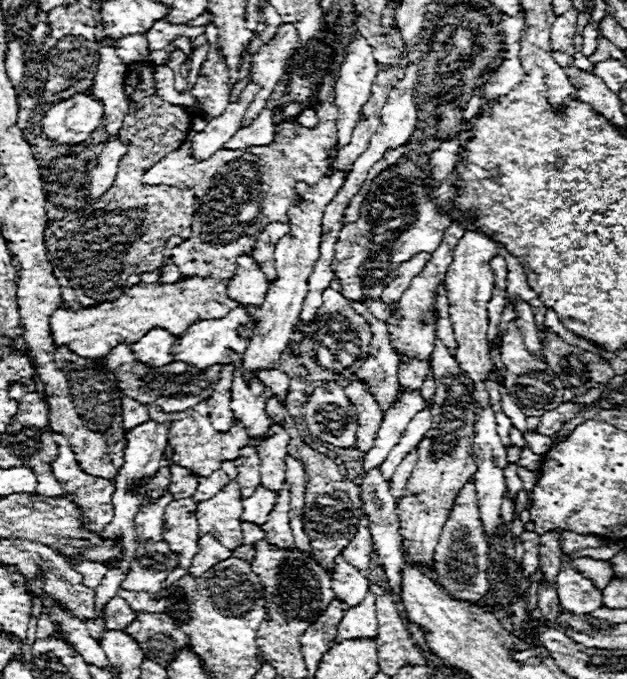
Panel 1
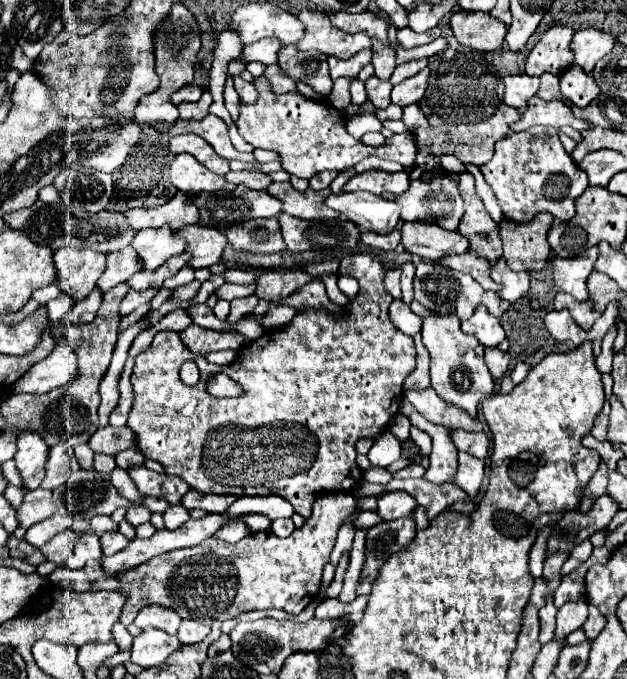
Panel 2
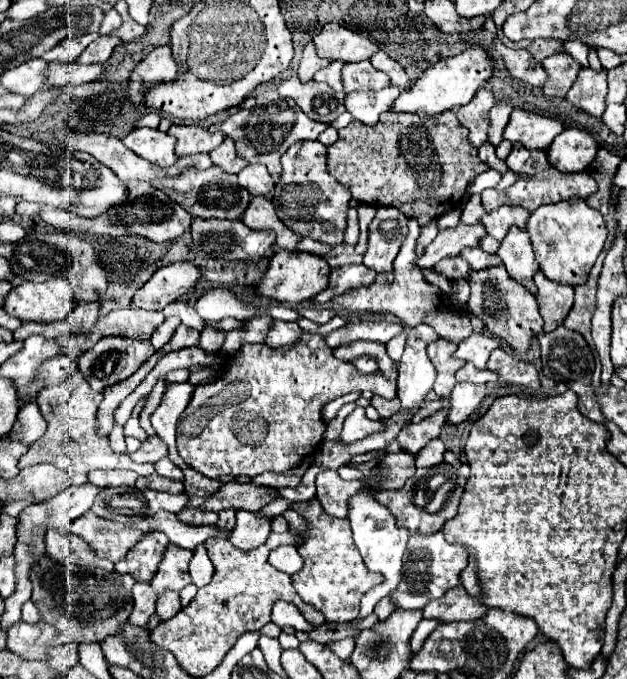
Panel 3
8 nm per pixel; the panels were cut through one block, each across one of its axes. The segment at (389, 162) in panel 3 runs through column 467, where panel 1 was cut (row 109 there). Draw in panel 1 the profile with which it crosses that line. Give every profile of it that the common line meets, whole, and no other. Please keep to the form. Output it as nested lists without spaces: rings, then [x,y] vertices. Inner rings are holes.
[[[144,62],[144,64],[128,66],[126,78],[124,78],[124,94],[132,100],[132,112],[128,112],[118,132],[120,142],[128,142],[128,152],[120,160],[120,168],[112,186],[86,210],[78,212],[78,216],[72,218],[72,214],[68,214],[62,220],[54,220],[46,224],[44,240],[48,248],[48,258],[54,266],[60,266],[64,270],[66,278],[72,278],[72,288],[80,304],[100,304],[106,300],[116,300],[120,296],[120,288],[124,288],[126,278],[130,274],[154,272],[156,268],[160,268],[164,260],[164,254],[160,252],[164,250],[170,236],[188,238],[192,232],[190,226],[196,210],[196,196],[188,186],[168,188],[168,186],[142,184],[142,176],[148,168],[152,168],[152,164],[156,164],[164,154],[182,146],[194,118],[186,106],[174,106],[170,102],[164,102],[154,92],[156,92],[154,64]]]

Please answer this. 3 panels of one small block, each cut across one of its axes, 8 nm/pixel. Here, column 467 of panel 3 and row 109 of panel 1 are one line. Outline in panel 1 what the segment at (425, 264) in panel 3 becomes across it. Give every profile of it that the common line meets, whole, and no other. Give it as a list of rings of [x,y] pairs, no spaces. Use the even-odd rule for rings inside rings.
[[[250,82],[238,96],[238,102],[230,102],[228,108],[218,116],[206,122],[206,128],[194,136],[192,142],[192,154],[200,160],[210,158],[216,150],[220,150],[234,134],[240,130],[240,124],[244,120],[244,114],[256,96],[258,88],[254,82]]]

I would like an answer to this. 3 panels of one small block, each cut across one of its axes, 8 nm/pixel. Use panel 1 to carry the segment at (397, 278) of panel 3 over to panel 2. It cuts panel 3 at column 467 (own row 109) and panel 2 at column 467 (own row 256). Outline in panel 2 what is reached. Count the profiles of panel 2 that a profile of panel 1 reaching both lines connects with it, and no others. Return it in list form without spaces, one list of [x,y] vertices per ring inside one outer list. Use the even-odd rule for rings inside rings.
[[[460,174],[458,190],[466,202],[466,214],[458,226],[458,230],[470,240],[470,250],[488,258],[490,264],[502,256],[502,240],[498,236],[498,224],[484,210],[482,200],[476,194],[472,174]]]

